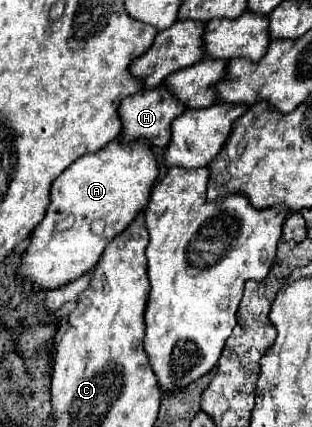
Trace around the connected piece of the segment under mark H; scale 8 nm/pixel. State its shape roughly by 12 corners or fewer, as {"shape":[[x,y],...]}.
{"shape":[[163,85],[121,101],[123,141],[167,147],[185,105]]}

